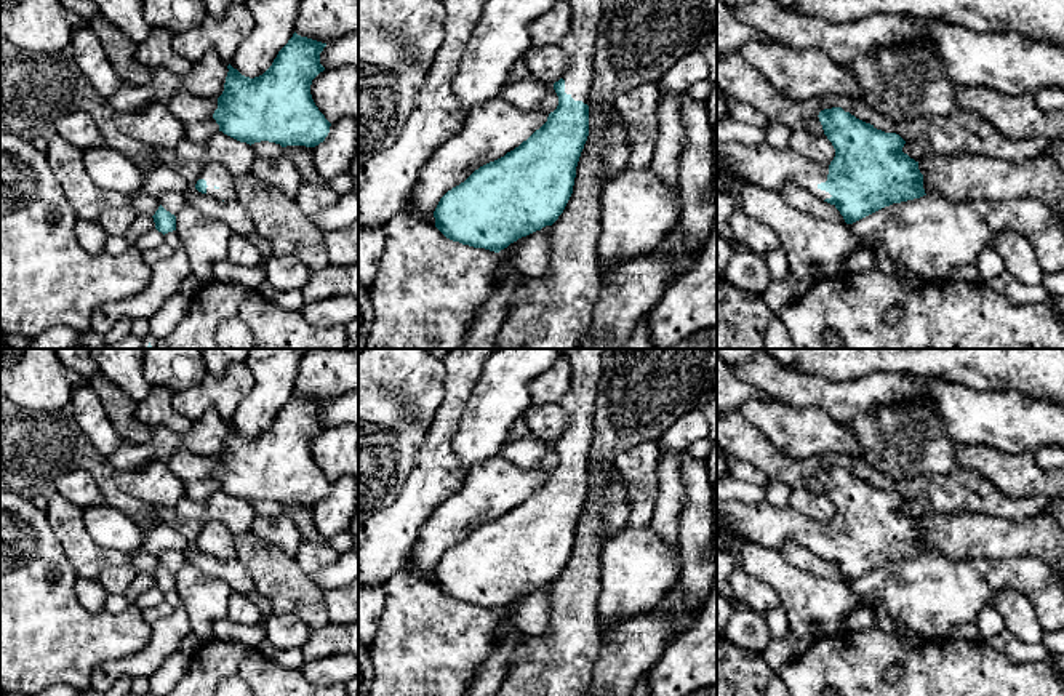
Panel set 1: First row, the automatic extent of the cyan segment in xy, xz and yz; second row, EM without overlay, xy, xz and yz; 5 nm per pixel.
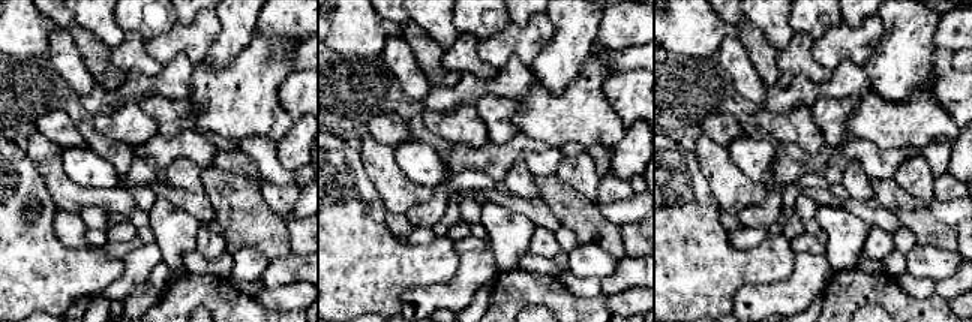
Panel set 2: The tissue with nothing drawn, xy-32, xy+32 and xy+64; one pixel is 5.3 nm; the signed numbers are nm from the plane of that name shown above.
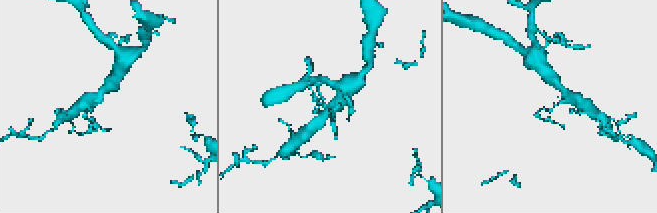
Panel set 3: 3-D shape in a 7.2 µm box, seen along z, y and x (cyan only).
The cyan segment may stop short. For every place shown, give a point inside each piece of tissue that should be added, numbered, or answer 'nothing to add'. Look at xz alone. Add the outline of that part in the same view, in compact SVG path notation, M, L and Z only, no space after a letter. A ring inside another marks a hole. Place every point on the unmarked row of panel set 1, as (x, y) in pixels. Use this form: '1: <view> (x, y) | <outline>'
1: xz (586, 364) | M563 349L563 352L571 366L570 387L560 400L560 406L570 419L568 429L562 434L565 451L574 459L582 459L589 464L597 384L602 374L605 349Z

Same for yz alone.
1: yz (764, 524) | M717 501L717 550L736 554L734 539L746 538L773 550L795 542L826 558L832 554L818 544L827 539L829 523L808 518L790 506L778 507L766 501Z

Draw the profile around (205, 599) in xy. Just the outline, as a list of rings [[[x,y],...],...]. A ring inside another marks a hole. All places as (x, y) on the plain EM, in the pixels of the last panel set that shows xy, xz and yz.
[[[186,563],[176,574],[176,592],[190,621],[190,632],[200,640],[214,638],[214,624],[227,618],[232,589]]]

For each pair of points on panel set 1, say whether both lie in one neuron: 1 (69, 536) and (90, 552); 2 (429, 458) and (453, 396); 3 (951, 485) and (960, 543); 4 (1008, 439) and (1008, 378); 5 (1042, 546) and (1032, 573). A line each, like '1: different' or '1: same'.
1: same
2: same
3: different
4: different
5: different

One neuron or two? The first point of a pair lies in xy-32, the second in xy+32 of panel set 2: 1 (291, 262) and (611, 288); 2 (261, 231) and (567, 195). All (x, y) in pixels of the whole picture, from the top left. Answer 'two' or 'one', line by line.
1: one
2: one

